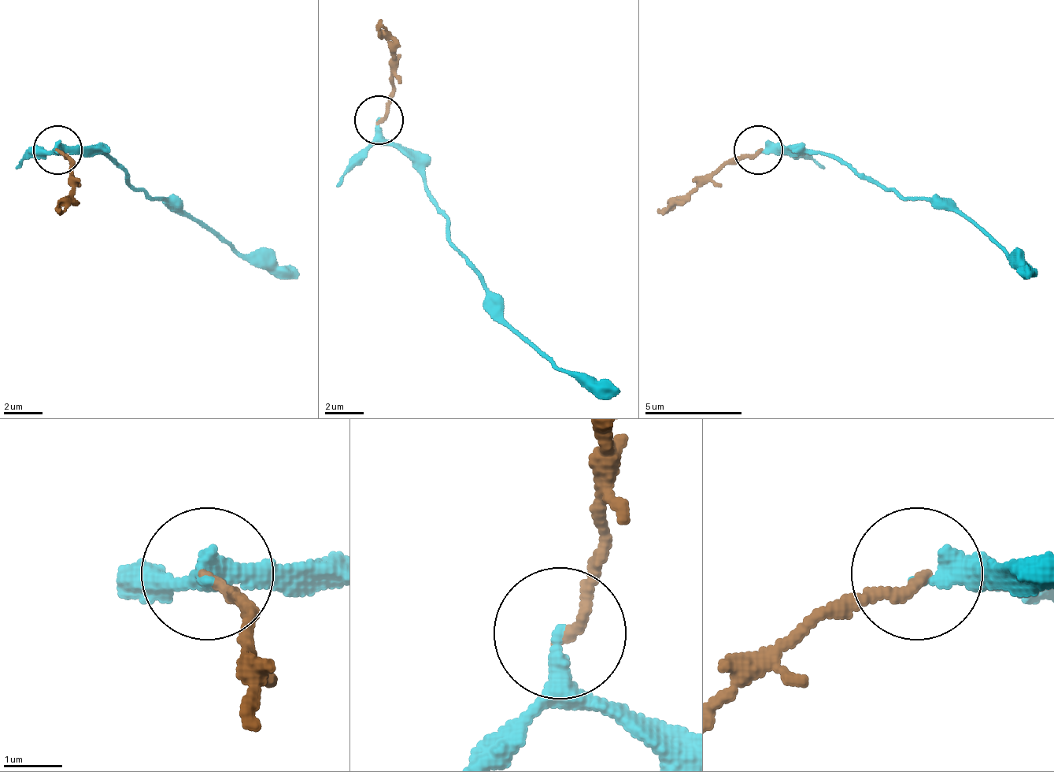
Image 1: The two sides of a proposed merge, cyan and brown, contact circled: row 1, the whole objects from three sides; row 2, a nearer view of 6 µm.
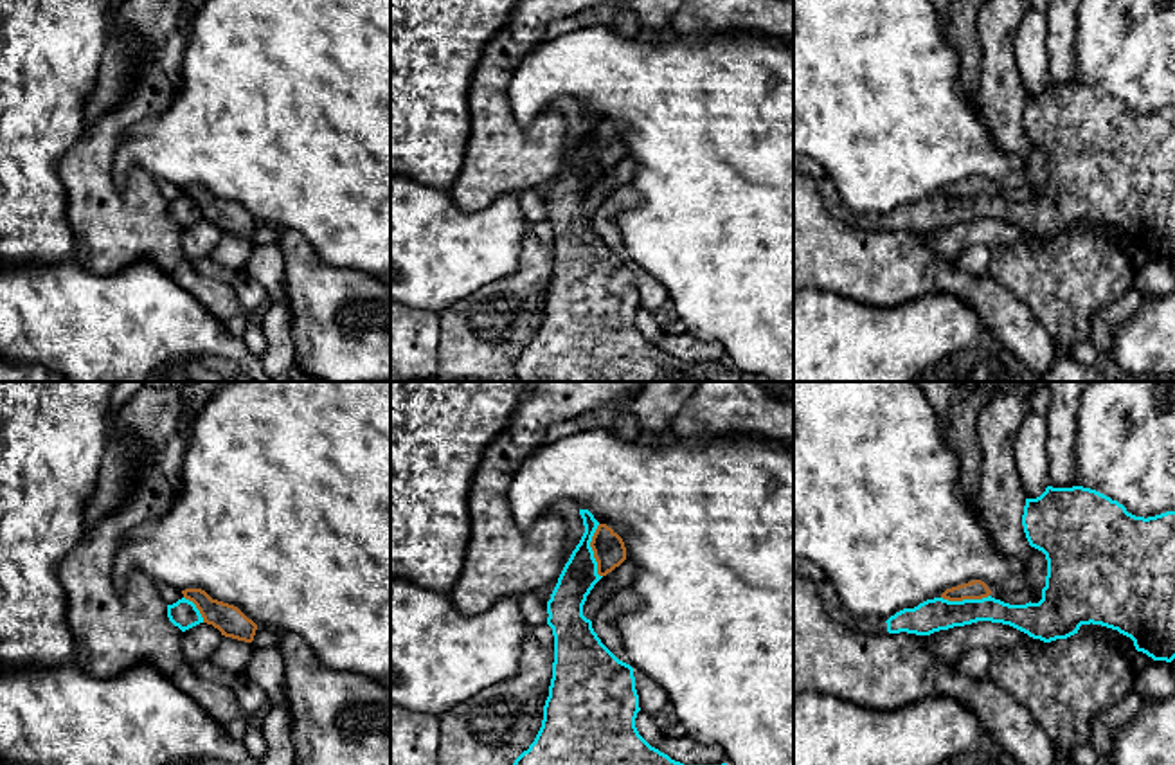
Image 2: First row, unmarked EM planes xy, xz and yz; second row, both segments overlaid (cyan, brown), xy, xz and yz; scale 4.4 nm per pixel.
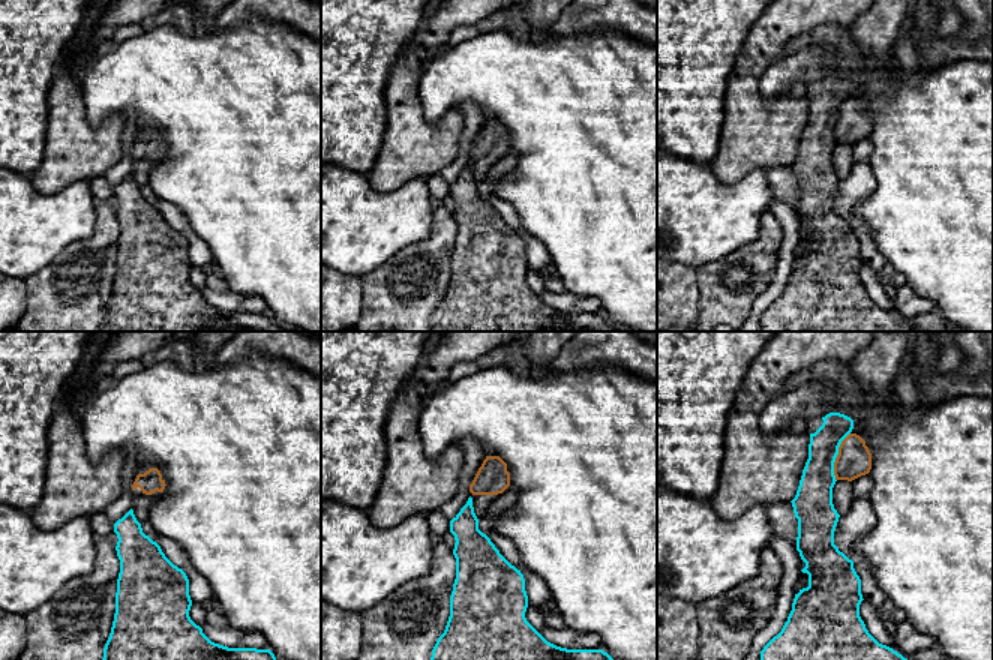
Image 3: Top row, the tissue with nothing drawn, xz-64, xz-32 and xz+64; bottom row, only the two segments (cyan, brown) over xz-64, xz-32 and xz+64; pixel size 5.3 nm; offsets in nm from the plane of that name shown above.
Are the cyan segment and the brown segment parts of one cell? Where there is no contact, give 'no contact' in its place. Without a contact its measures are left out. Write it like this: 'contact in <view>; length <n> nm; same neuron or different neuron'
contact in xz; length 240 nm; different neuron

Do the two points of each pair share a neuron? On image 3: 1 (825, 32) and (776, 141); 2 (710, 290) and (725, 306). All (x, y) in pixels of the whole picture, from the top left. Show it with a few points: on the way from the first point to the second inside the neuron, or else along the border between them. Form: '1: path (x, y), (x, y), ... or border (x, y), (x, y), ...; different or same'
1: border (845, 26), (818, 26), (810, 33); different
2: path (714, 294), (722, 302); same

